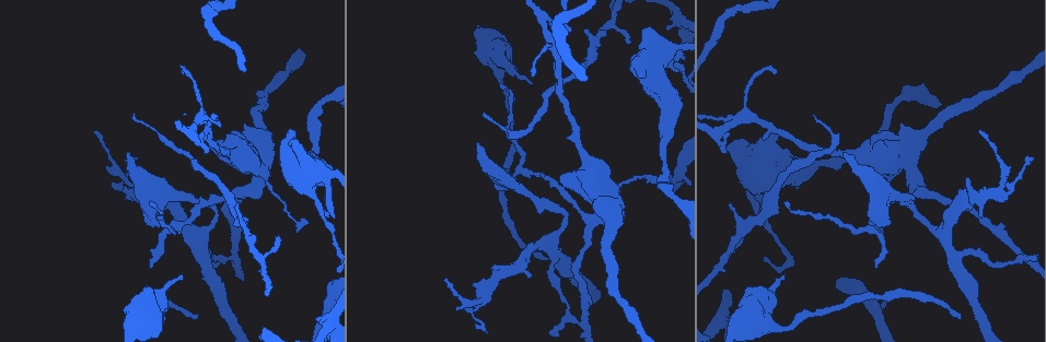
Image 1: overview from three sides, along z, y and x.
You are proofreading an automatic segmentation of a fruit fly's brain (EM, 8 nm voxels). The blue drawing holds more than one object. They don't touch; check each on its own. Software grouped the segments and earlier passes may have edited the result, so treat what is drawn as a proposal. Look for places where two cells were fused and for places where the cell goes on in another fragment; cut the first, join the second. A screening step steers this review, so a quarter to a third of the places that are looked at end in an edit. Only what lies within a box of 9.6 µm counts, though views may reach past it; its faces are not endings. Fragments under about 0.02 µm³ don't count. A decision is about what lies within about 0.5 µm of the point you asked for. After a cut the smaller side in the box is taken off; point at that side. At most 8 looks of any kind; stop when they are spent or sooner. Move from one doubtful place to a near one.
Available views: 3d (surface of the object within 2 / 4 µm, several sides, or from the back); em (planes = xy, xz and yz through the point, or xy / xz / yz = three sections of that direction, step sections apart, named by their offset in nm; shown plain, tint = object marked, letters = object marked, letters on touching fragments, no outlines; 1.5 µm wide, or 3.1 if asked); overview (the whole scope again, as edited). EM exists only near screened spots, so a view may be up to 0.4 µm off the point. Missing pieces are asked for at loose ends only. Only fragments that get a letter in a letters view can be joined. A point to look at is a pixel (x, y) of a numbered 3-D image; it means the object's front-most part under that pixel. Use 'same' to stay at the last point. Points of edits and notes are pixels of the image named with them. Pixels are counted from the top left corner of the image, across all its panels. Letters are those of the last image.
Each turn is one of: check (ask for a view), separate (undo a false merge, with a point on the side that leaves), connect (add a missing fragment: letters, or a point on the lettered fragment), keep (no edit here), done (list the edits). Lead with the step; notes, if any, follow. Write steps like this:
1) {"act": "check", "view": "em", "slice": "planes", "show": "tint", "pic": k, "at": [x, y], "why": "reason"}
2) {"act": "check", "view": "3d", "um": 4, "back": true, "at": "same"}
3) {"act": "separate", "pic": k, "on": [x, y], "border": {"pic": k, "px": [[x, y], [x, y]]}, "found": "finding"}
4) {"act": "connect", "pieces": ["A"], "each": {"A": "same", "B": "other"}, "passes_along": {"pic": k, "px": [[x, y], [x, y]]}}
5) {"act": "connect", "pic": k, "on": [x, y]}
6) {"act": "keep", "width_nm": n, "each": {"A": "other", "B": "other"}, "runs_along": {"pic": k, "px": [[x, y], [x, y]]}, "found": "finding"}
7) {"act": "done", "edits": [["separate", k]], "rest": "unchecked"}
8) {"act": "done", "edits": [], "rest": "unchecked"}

{"act": "check", "view": "3d", "um": 4, "pic": 1, "at": [547, 258]}

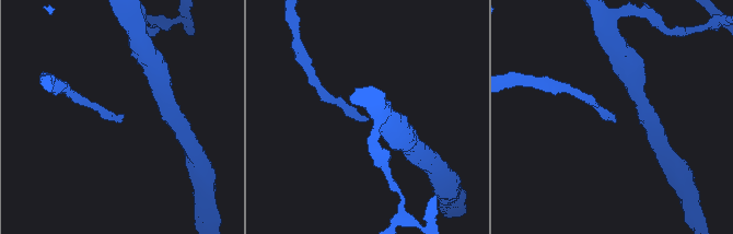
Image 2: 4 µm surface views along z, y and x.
{"act": "check", "view": "em", "slice": "xy", "step": 8, "show": "letters", "pic": 2, "at": [368, 120]}

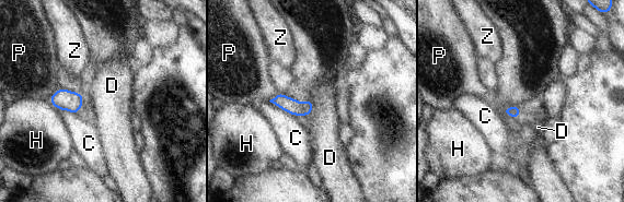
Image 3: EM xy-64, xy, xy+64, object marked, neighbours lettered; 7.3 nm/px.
{"act": "check", "view": "em", "slice": "planes", "show": "letters", "at": "same"}

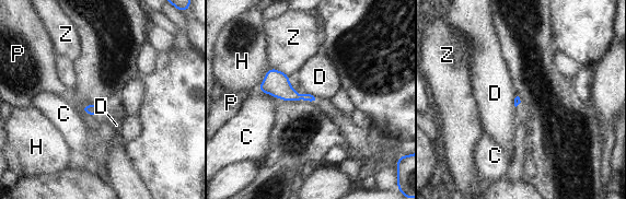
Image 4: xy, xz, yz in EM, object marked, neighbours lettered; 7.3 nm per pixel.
{"act": "keep", "each": {"C": "other", "D": "other", "H": "other", "P": "other", "Z": "other"}, "border": {"pic": 4, "px": [[304, 91], [315, 98]]}, "found": "none of them fits"}

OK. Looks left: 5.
{"act": "check", "view": "3d", "um": 2, "back": true, "pic": 1, "at": [151, 201], "why": "an open end"}

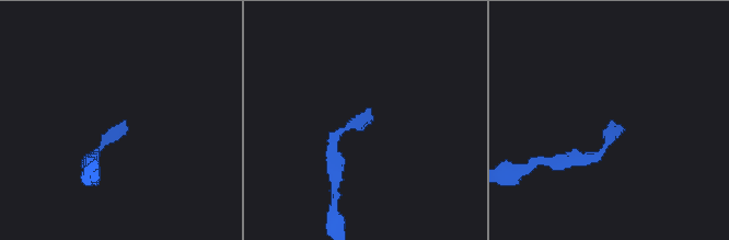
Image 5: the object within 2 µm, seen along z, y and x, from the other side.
{"act": "check", "view": "em", "slice": "yz", "step": 8, "show": "tint", "pic": 5, "at": [370, 120]}

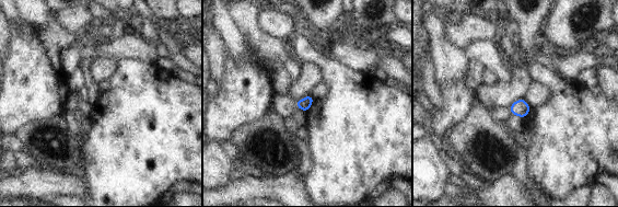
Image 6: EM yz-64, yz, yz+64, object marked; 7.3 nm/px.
{"act": "check", "view": "em", "slice": "yz", "step": 8, "show": "letters", "at": "same"}

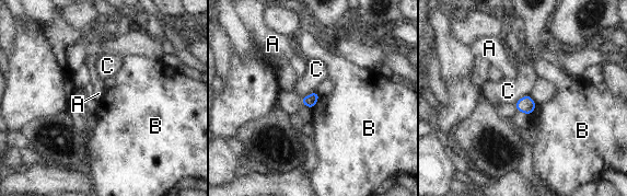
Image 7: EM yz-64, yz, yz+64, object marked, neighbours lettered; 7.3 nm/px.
{"act": "keep", "each": {"A": "other", "B": "other", "C": "other"}, "border": {"pic": 7, "px": [[320, 96], [316, 104], [311, 108]]}, "found": "no lettered fragment goes on from it"}

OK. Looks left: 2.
{"act": "check", "view": "em", "slice": "planes", "show": "letters", "pic": 1, "at": [484, 113], "why": "end of a long branch"}

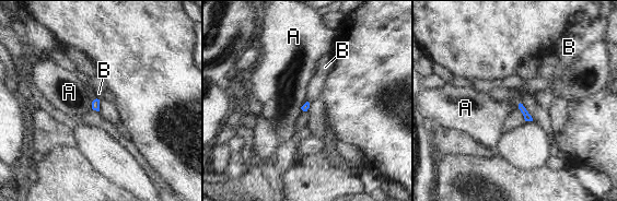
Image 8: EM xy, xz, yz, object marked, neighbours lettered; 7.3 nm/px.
{"act": "keep", "longest_contact_nm": ["A", 90], "each": {"A": "other", "B": "other"}, "border": {"pic": 8, "px": [[96, 98], [92, 102], [91, 108]]}, "found": "none of them fits"}

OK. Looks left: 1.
{"act": "done", "edits": [], "rest": "unchecked"}

